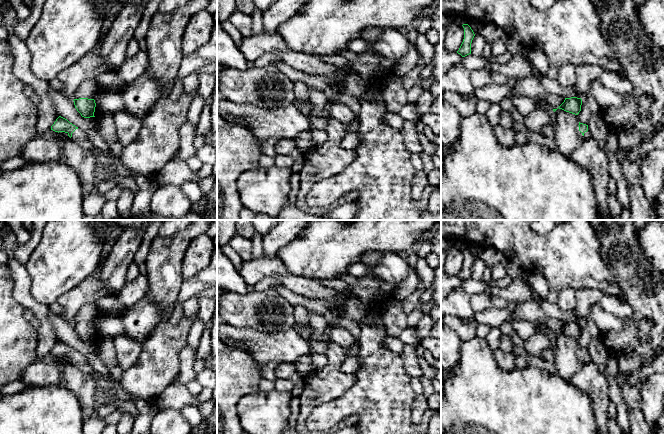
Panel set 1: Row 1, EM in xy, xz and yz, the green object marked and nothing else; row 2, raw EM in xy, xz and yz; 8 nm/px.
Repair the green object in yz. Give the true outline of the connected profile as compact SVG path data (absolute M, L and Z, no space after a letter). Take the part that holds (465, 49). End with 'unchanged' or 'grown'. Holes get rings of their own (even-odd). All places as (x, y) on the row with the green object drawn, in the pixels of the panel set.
M463 24L462 26L464 28L464 39L457 53L465 57L471 54L471 43L475 34L468 24Z | unchanged

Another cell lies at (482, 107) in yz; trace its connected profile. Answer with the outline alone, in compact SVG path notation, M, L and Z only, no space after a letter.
M478 100L476 106L476 113L480 115L486 115L487 111L489 110L490 103L485 100Z

